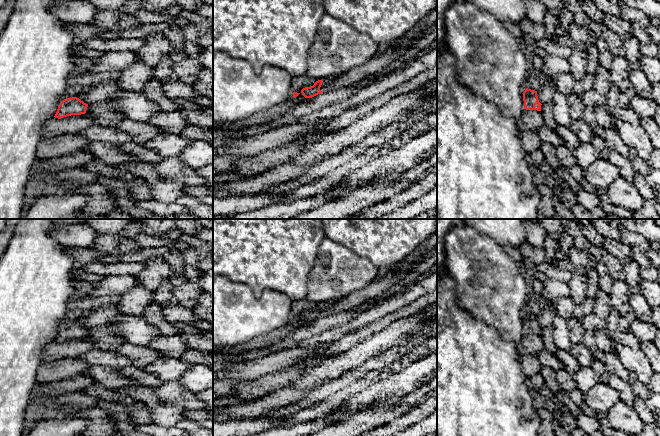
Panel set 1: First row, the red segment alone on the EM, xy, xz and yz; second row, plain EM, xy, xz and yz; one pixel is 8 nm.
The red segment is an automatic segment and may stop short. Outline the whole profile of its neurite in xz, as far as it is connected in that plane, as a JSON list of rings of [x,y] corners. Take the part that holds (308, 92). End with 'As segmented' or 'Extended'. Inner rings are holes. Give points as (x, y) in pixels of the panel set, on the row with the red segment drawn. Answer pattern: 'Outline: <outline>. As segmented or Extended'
Outline: [[[415,38],[409,45],[398,48],[393,44],[384,45],[370,60],[345,73],[333,75],[323,80],[318,80],[313,86],[305,87],[301,93],[305,98],[312,98],[318,94],[334,91],[346,86],[351,86],[364,78],[380,73],[389,64],[403,55],[410,47],[417,43],[419,38]]]. Extended

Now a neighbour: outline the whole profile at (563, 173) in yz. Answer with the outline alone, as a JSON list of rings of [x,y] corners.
[[[560,167],[556,170],[558,176],[564,181],[567,182],[570,188],[575,192],[579,192],[582,189],[582,186],[572,177],[567,168]]]

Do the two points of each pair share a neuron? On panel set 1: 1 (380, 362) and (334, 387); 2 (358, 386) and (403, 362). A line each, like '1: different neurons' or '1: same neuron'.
1: same neuron
2: same neuron

